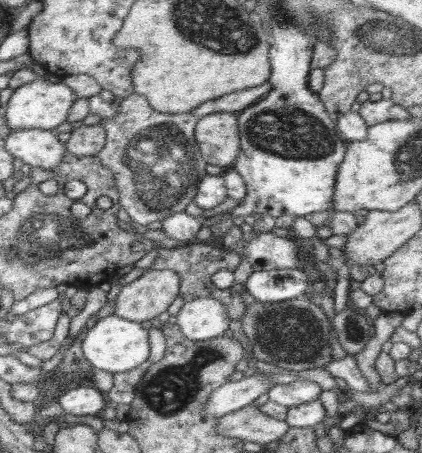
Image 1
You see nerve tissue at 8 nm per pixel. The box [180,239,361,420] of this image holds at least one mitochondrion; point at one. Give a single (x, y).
(293, 333)

